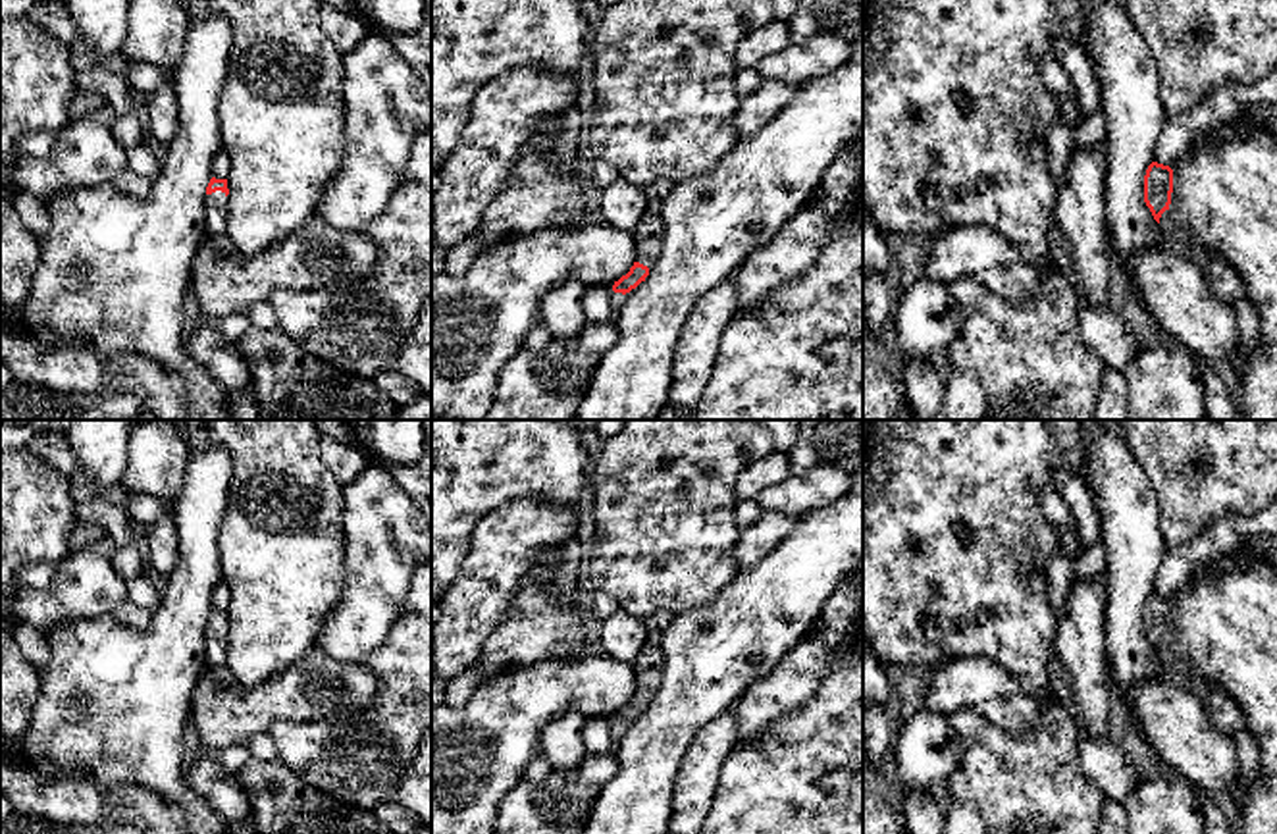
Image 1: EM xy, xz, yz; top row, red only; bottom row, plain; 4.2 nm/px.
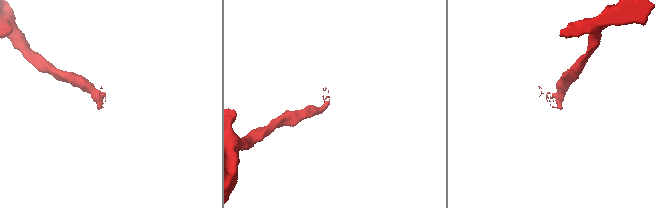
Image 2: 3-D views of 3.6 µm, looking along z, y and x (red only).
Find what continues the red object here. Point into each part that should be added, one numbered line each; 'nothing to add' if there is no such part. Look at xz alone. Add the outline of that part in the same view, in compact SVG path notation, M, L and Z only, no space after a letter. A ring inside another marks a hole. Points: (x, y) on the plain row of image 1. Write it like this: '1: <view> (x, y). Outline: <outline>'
1: xz (648, 667). Outline: M670 611L655 612L645 618L645 645L632 666L636 670L636 693L647 697L649 701L655 697L663 680L663 632L674 620L676 614Z

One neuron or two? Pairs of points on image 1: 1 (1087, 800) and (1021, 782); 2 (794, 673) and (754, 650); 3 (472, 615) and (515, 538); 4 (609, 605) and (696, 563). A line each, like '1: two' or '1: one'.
1: one
2: two
3: one
4: two

